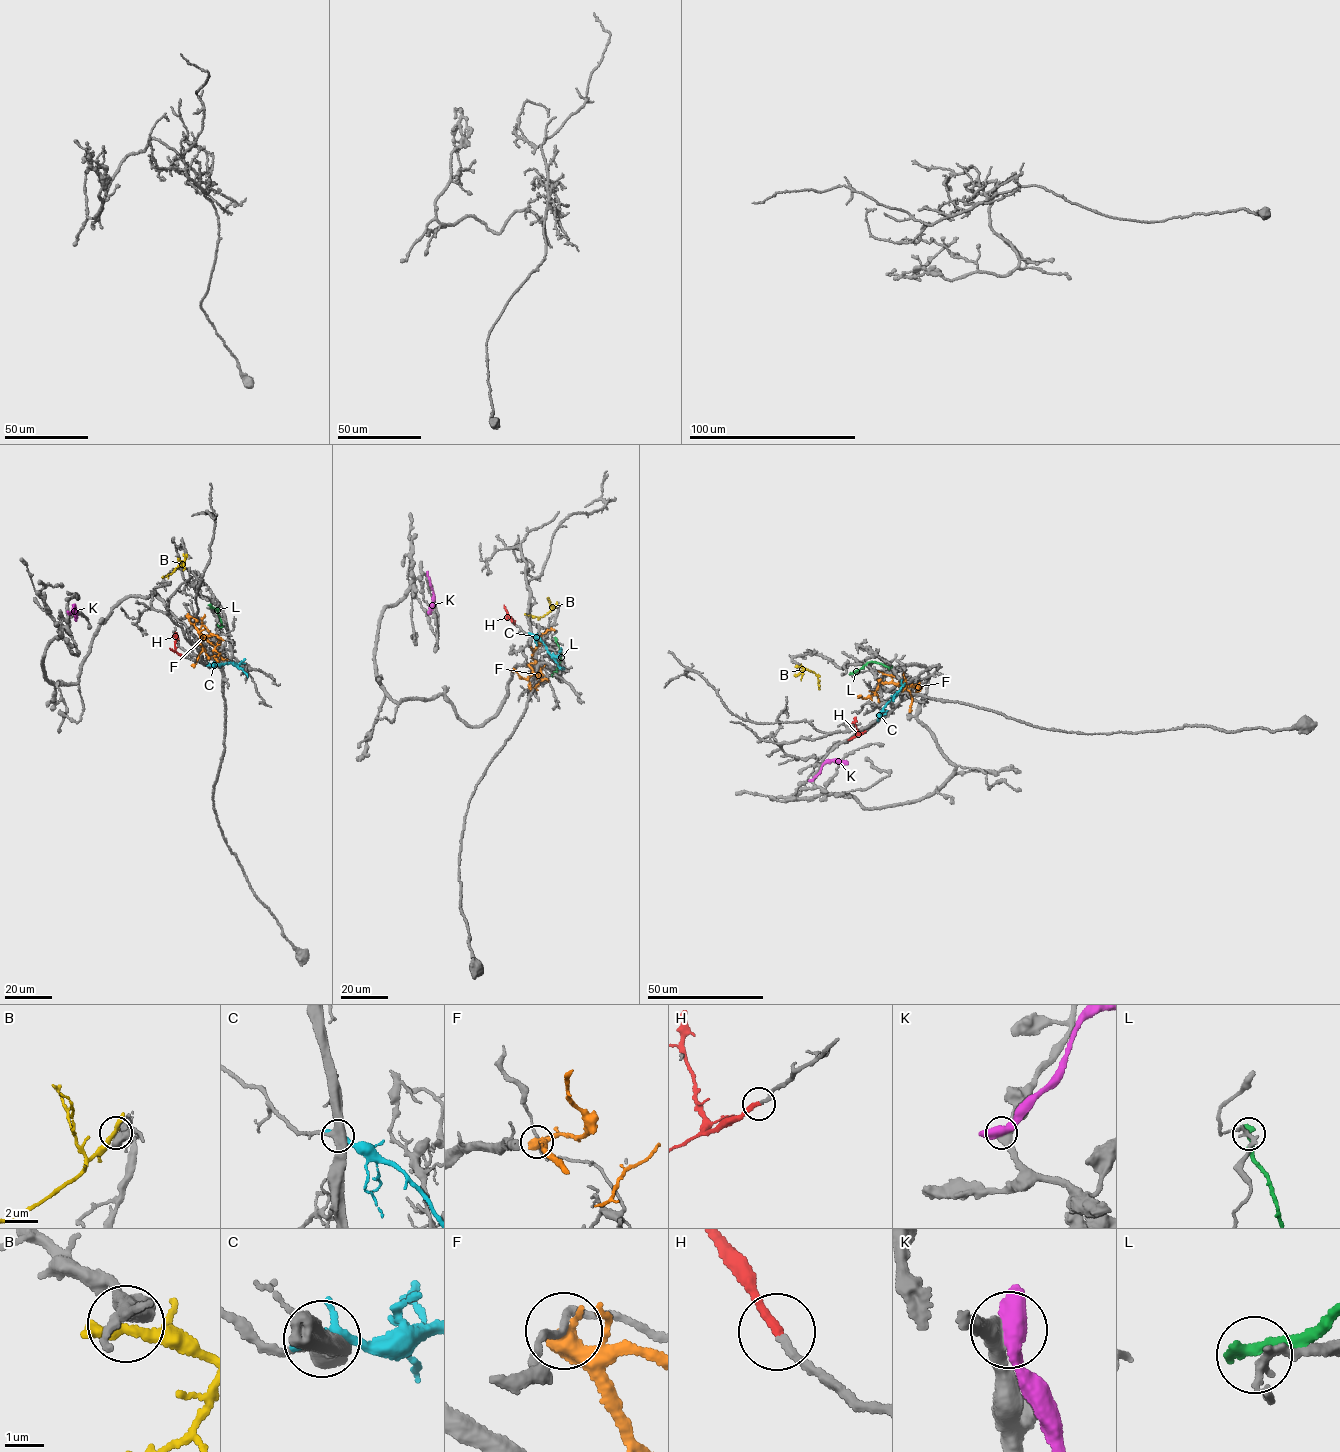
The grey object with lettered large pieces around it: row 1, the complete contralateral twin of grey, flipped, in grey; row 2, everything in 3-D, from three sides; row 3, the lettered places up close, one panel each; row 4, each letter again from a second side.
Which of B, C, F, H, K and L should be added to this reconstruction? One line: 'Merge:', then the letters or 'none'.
Merge: H

